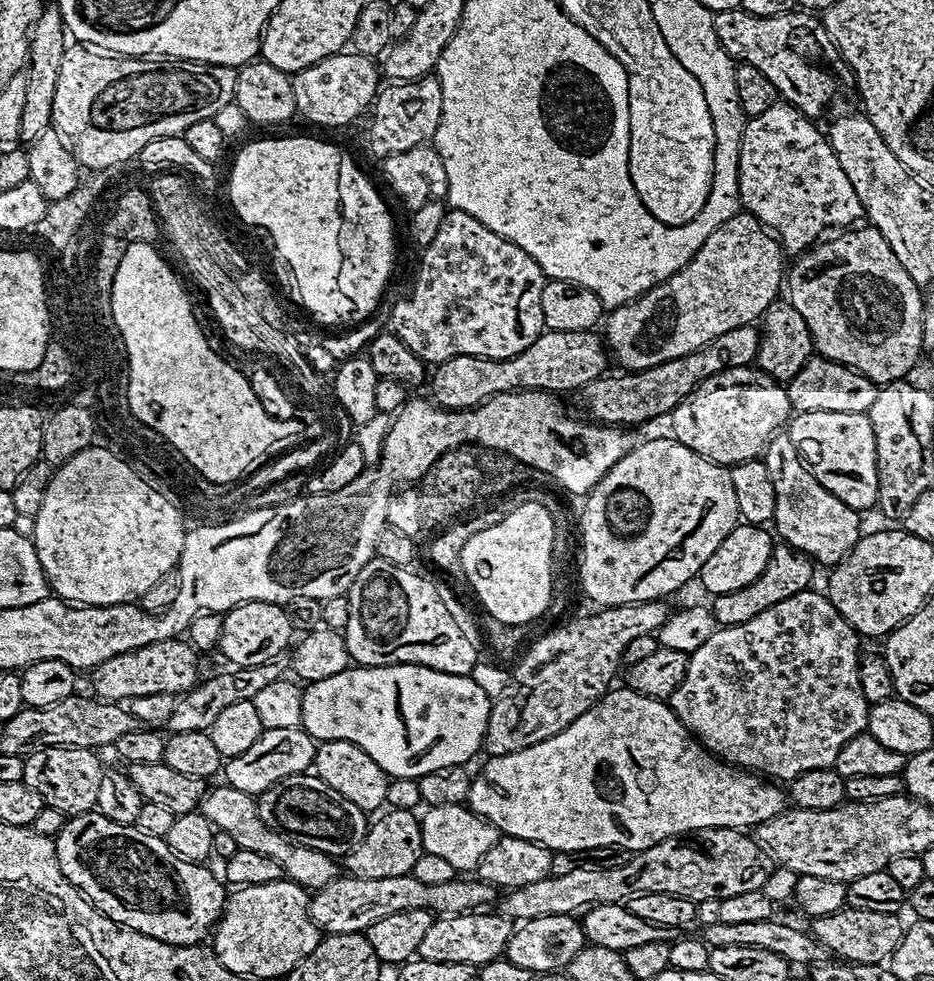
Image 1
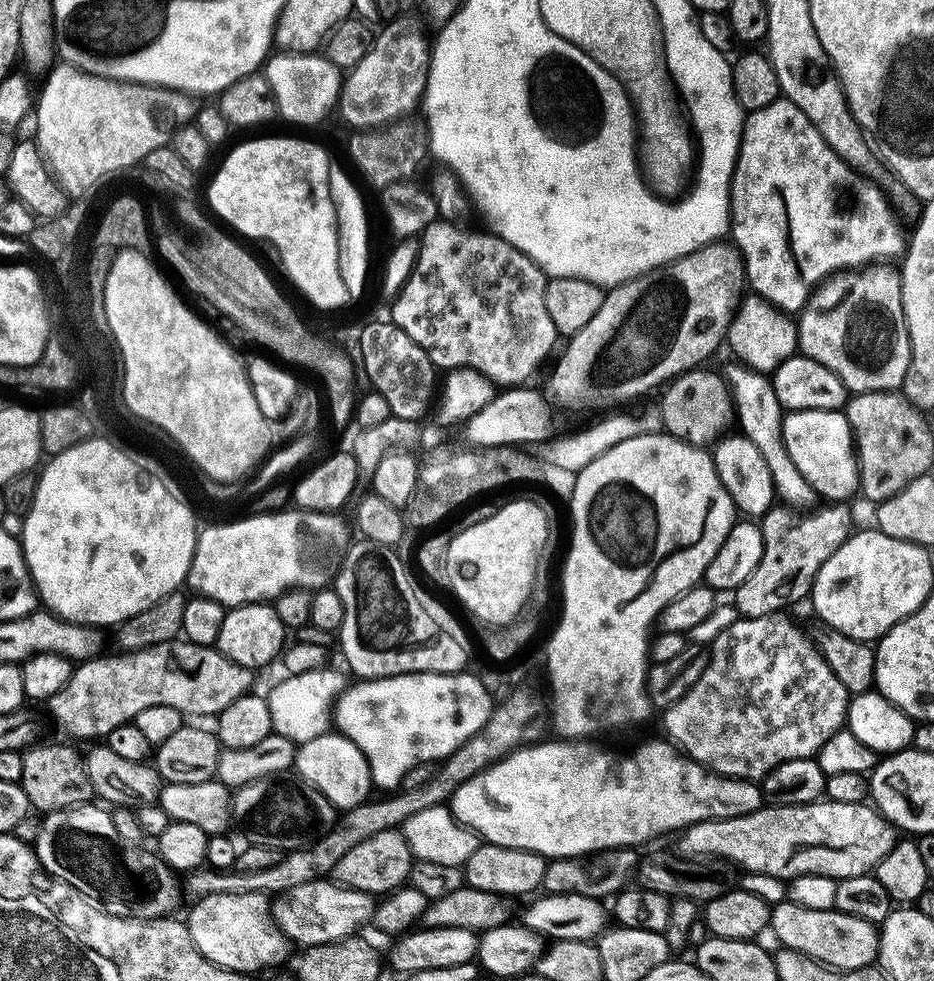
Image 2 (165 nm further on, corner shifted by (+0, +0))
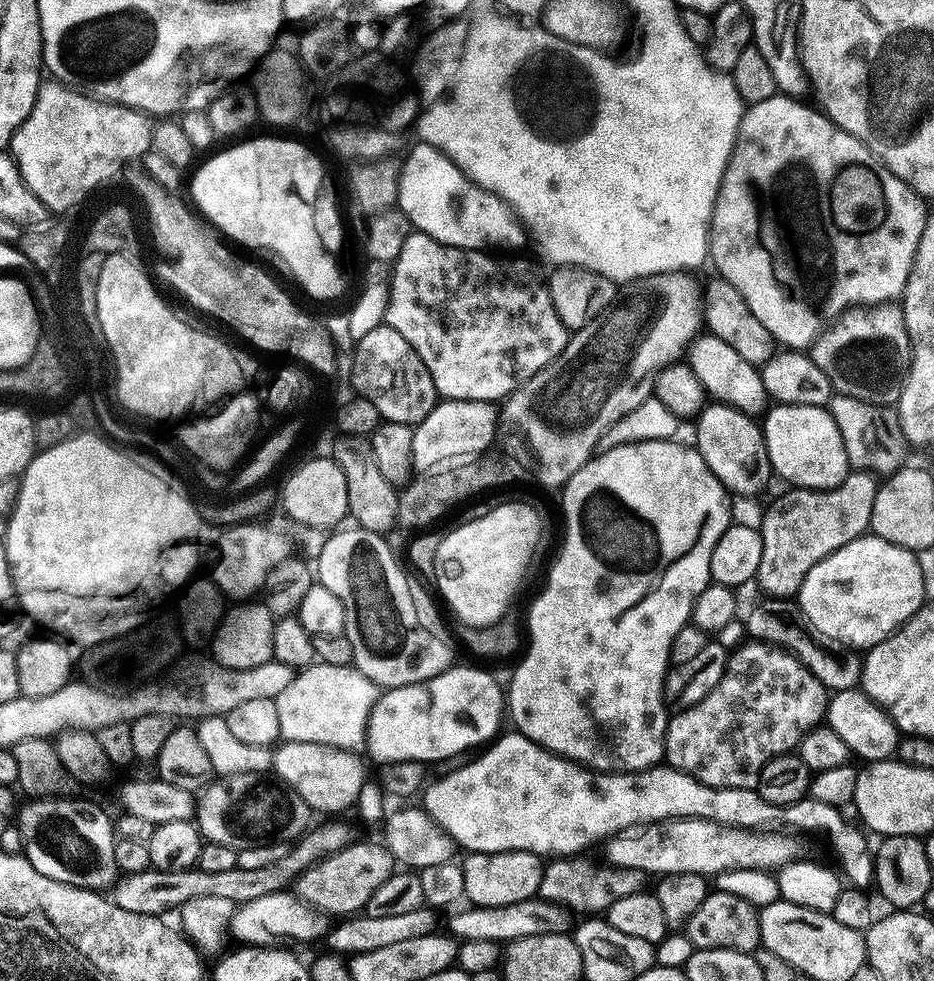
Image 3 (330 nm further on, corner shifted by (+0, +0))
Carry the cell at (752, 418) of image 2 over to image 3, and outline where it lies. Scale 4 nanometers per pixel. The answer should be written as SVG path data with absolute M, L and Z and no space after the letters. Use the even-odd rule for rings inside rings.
M711 334L697 335L687 349L686 363L698 378L698 382L702 382L704 391L709 397L723 400L732 407L740 409L741 412L749 414L765 411L770 397L768 391L762 386L760 368L746 362L746 358L742 358L742 354L734 350L734 346L726 346L722 338Z

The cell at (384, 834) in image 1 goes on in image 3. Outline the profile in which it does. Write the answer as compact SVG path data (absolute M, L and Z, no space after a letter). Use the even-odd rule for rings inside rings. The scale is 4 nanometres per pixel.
M353 842L342 850L310 865L295 878L294 892L300 900L321 914L327 914L329 917L330 915L336 916L335 918L347 918L367 909L370 894L374 894L374 890L378 890L378 886L382 886L382 882L386 882L386 878L390 878L393 871L393 858L383 843Z

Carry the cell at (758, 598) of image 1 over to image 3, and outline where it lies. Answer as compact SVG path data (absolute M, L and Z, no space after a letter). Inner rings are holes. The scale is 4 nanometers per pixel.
M852 470L834 488L797 488L780 496L758 524L762 538L762 562L758 584L772 598L795 597L802 582L822 558L854 542L869 531L878 480L873 473Z

